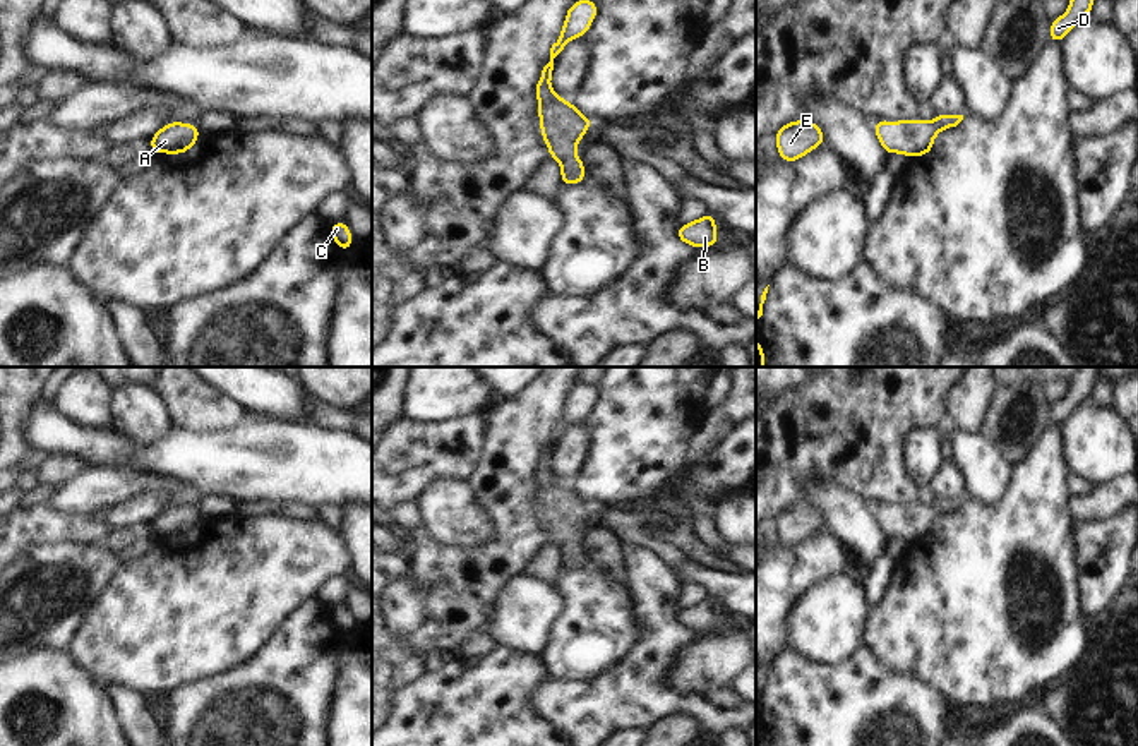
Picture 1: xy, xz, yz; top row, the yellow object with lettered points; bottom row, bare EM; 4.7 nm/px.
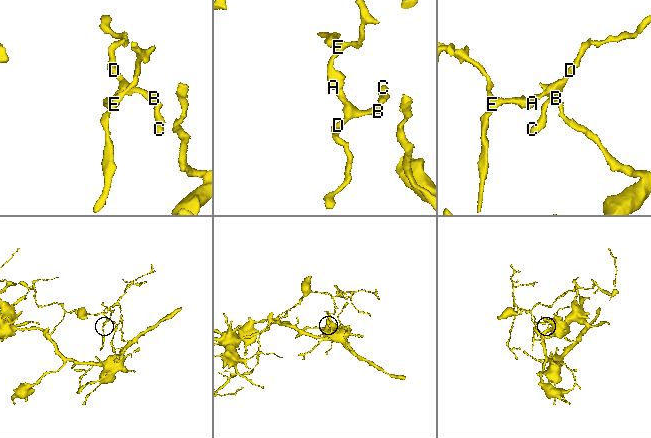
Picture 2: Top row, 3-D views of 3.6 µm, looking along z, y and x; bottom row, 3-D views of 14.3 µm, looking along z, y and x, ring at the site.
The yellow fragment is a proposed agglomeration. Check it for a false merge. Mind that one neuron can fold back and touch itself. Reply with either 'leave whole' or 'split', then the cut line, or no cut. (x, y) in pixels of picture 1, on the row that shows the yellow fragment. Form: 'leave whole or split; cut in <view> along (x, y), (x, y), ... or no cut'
leave whole; no cut

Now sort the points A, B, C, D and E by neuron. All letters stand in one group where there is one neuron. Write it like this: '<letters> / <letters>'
A B C D E

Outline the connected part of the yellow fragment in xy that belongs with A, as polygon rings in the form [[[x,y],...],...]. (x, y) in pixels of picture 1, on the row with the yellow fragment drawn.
[[[166,122],[147,142],[153,153],[182,154],[194,147],[201,130],[197,123]]]

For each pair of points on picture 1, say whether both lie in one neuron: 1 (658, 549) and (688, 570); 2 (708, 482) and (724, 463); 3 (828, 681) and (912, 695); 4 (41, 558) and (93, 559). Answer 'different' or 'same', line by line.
1: different
2: same
3: same
4: same

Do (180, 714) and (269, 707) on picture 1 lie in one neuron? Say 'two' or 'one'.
one

